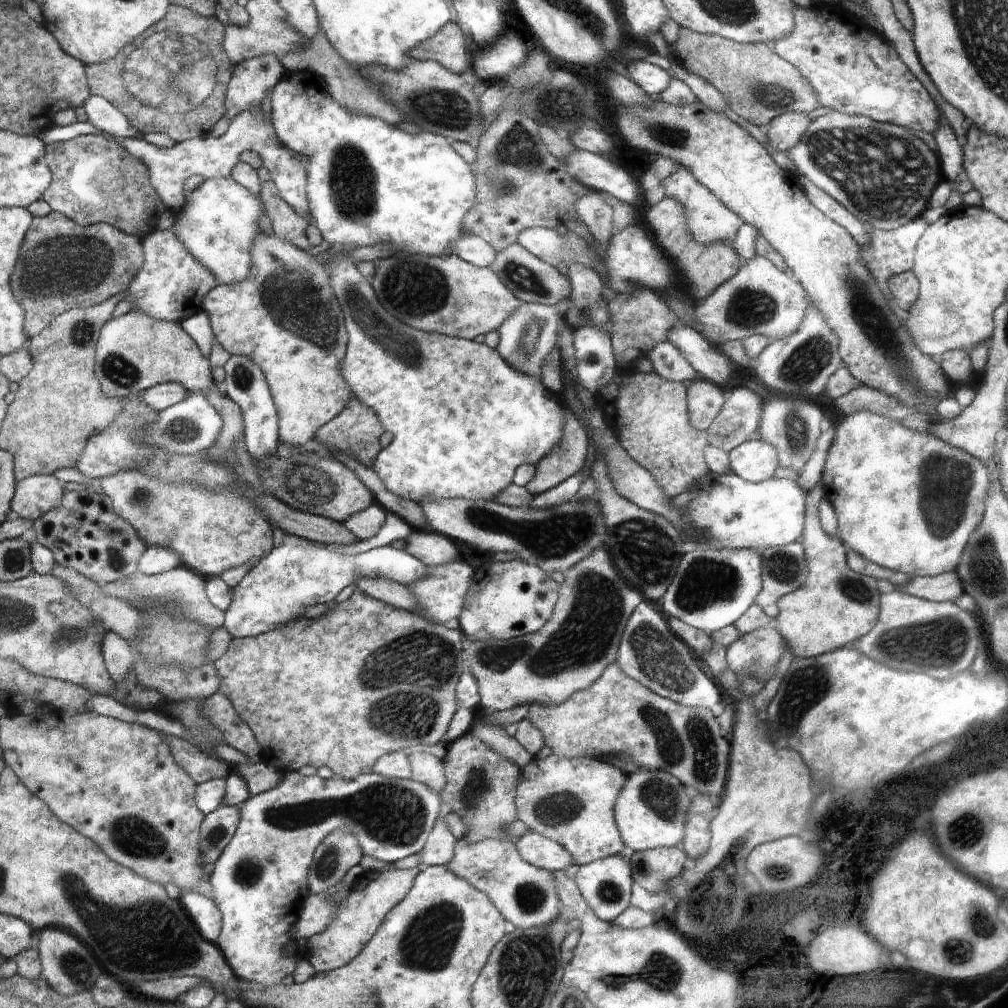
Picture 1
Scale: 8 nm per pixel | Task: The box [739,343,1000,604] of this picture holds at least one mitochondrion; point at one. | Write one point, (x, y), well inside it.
(945, 484)

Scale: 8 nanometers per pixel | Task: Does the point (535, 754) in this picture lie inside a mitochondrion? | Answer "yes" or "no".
no

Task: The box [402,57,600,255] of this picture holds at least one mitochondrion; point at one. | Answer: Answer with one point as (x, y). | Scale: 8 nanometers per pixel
(518, 147)

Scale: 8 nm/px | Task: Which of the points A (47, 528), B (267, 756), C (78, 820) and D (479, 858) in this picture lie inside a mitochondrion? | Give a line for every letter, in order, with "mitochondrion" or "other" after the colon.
A: other
B: other
C: other
D: other

